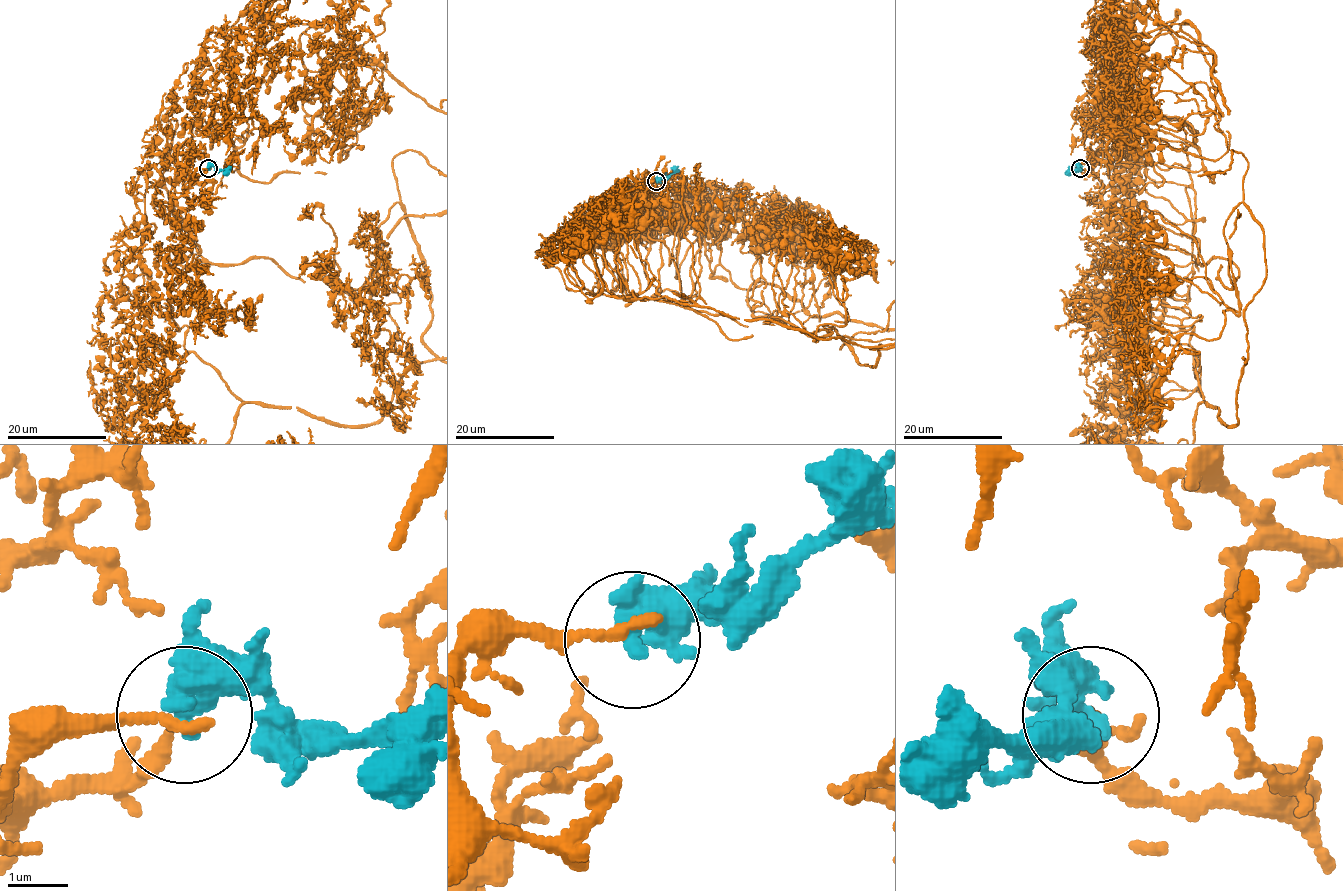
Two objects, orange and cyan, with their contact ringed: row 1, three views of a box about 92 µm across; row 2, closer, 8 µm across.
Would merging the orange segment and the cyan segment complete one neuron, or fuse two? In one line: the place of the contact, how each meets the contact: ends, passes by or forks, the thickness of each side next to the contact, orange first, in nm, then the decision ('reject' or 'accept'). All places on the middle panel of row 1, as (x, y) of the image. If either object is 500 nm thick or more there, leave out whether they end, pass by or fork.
place (656, 181); orange ends; cyan forks; calibres 200 and 280 nm; reject

